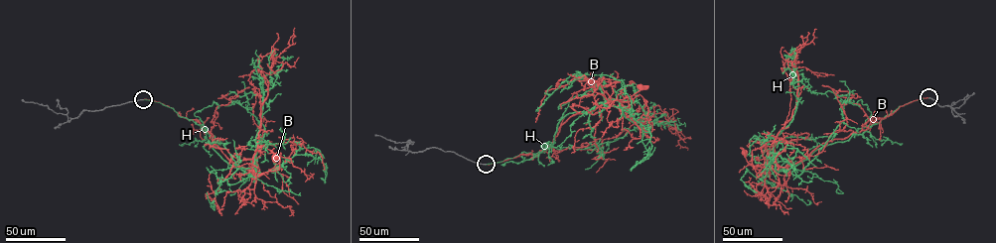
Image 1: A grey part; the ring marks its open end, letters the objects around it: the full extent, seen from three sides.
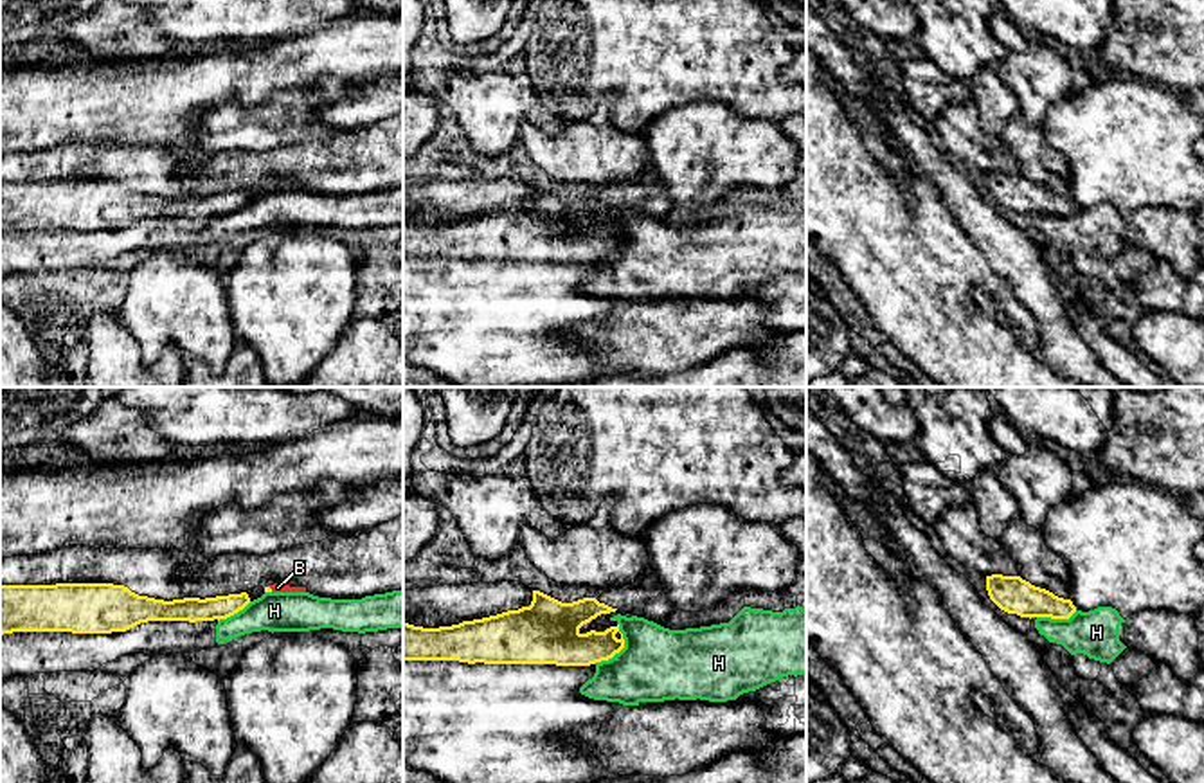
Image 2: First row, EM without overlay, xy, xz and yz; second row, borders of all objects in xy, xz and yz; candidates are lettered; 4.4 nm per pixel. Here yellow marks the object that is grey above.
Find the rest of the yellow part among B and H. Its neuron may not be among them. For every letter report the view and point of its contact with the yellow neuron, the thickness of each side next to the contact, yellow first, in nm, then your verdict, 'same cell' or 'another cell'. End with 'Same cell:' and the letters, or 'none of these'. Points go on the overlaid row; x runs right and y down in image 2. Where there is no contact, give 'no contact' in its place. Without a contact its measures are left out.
B: contact xy (270, 589); calibres 30 and 50 nm; same cell
H: contact xz (619, 650); calibres 180 and 320 nm; another cell
Same cell: B

